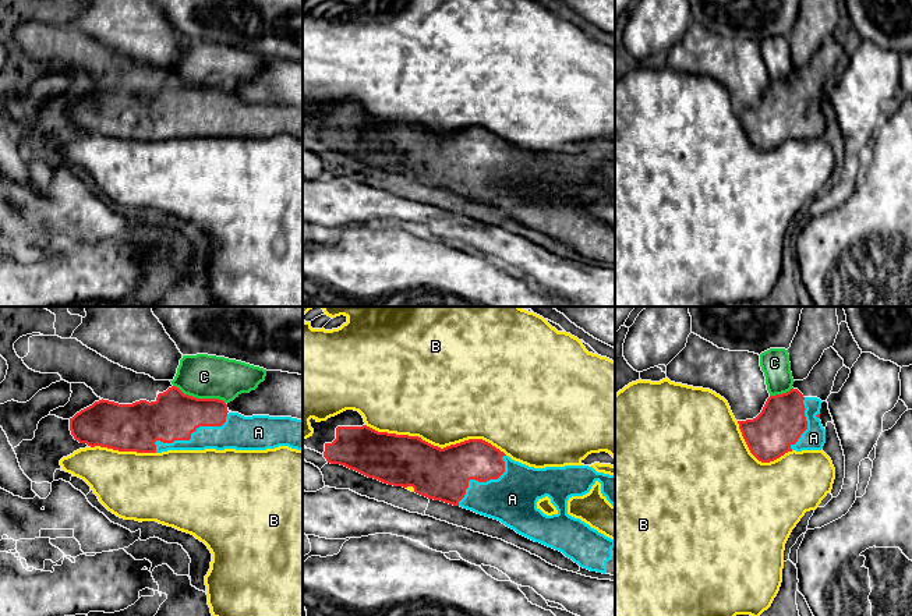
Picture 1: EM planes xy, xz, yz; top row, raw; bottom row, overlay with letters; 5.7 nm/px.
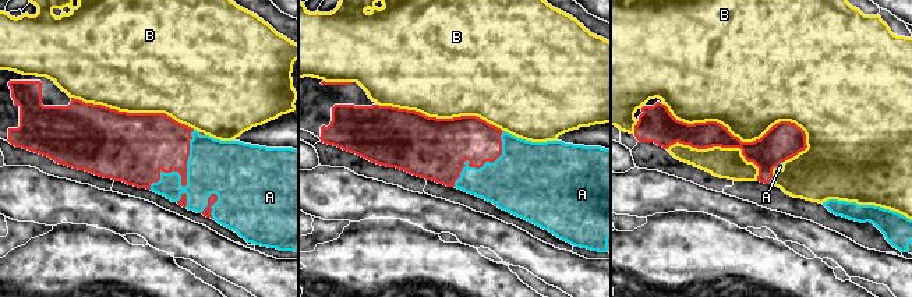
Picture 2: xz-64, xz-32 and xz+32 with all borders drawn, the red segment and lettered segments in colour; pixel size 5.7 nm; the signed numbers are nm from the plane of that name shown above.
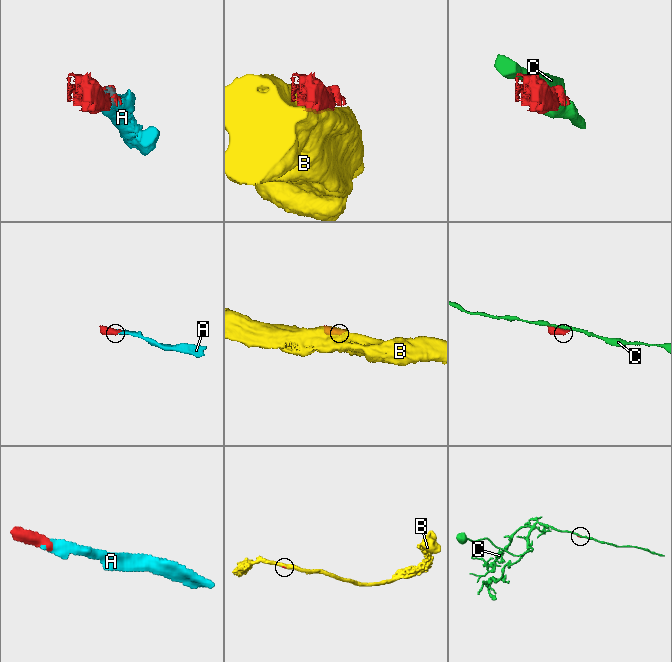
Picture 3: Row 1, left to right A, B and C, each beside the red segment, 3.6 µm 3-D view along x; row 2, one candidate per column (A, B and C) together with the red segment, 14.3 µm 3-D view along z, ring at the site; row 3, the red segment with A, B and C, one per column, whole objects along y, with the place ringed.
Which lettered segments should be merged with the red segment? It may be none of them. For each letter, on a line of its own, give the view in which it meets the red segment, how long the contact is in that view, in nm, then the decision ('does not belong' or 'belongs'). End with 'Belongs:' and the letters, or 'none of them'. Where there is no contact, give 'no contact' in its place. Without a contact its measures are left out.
A: meets red in xy; contact 480 nm long; belongs
B: meets red in xz; contact 850 nm long; does not belong
C: meets red in xy; contact 320 nm long; does not belong
Belongs: A

